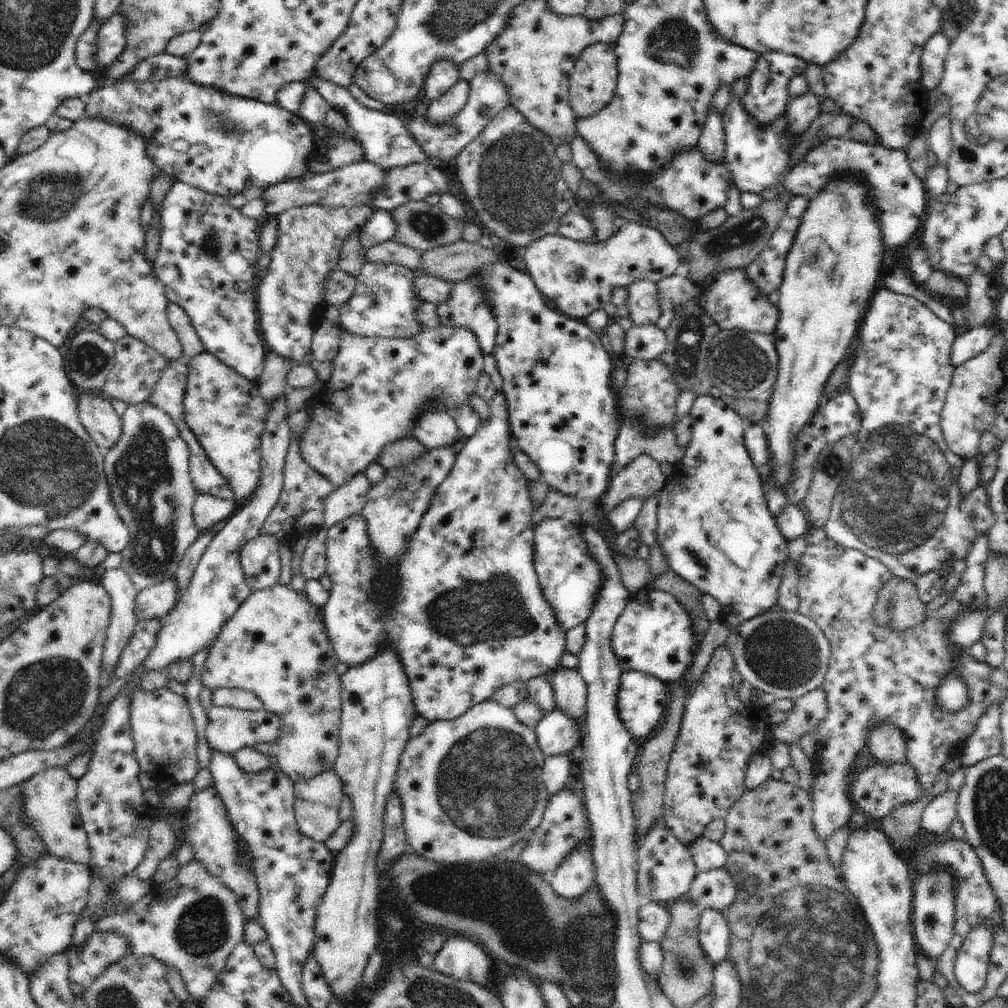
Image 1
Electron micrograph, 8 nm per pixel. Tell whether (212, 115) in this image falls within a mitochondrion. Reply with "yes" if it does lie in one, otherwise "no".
yes

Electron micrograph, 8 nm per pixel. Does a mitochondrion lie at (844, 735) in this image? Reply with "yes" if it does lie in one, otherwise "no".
no

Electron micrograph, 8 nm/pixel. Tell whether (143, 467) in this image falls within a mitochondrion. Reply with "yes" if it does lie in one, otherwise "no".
yes

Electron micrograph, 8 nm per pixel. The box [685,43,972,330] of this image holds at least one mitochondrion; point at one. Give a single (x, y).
(747, 234)

